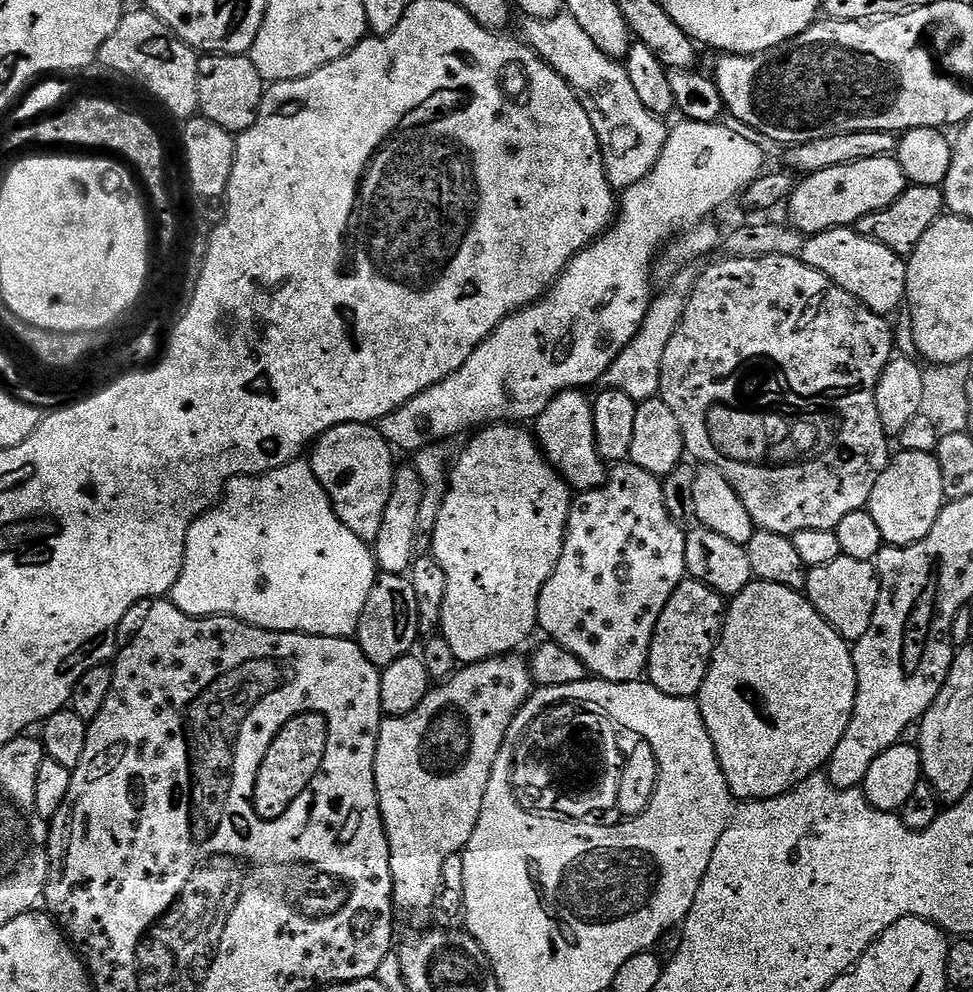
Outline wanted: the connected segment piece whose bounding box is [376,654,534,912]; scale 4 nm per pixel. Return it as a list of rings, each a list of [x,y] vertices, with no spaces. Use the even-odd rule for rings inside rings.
[[[520,654],[493,656],[477,664],[463,665],[428,691],[412,712],[381,719],[376,743],[376,789],[390,846],[392,903],[399,911],[401,908],[404,912],[424,912],[437,903],[442,887],[442,865],[446,858],[463,853],[470,842],[474,826],[478,826],[491,771],[522,709],[529,703],[532,688],[532,670],[525,657],[523,660]]]

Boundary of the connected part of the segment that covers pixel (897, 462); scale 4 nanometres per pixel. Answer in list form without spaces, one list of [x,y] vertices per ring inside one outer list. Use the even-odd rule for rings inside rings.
[[[897,451],[889,459],[884,473],[874,482],[866,511],[878,522],[885,545],[908,548],[925,540],[934,530],[946,503],[943,472],[935,455],[930,452]]]

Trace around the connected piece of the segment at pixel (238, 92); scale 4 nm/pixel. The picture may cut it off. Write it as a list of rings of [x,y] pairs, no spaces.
[[[204,54],[199,57],[199,61],[199,115],[205,116],[210,122],[222,126],[222,130],[233,134],[250,130],[250,126],[254,126],[254,118],[258,118],[258,110],[266,87],[266,82],[258,74],[251,55]]]

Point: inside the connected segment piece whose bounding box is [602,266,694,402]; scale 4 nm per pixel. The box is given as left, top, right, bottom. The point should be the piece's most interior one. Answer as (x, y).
(636, 371)

